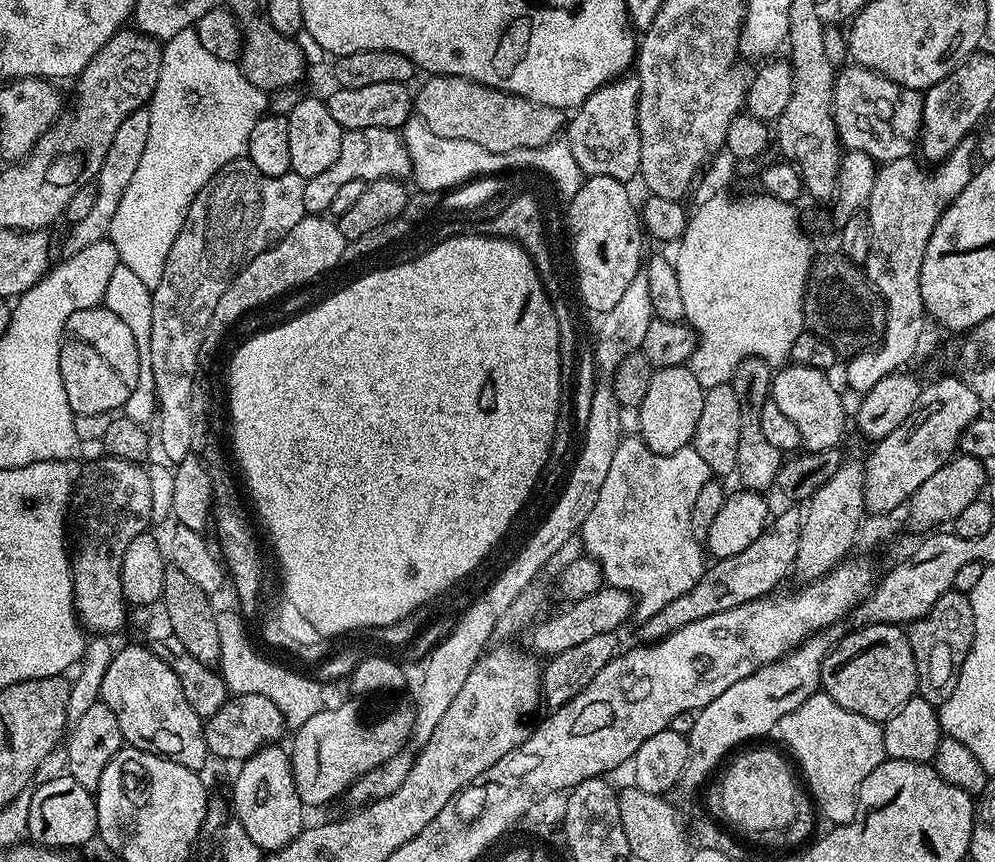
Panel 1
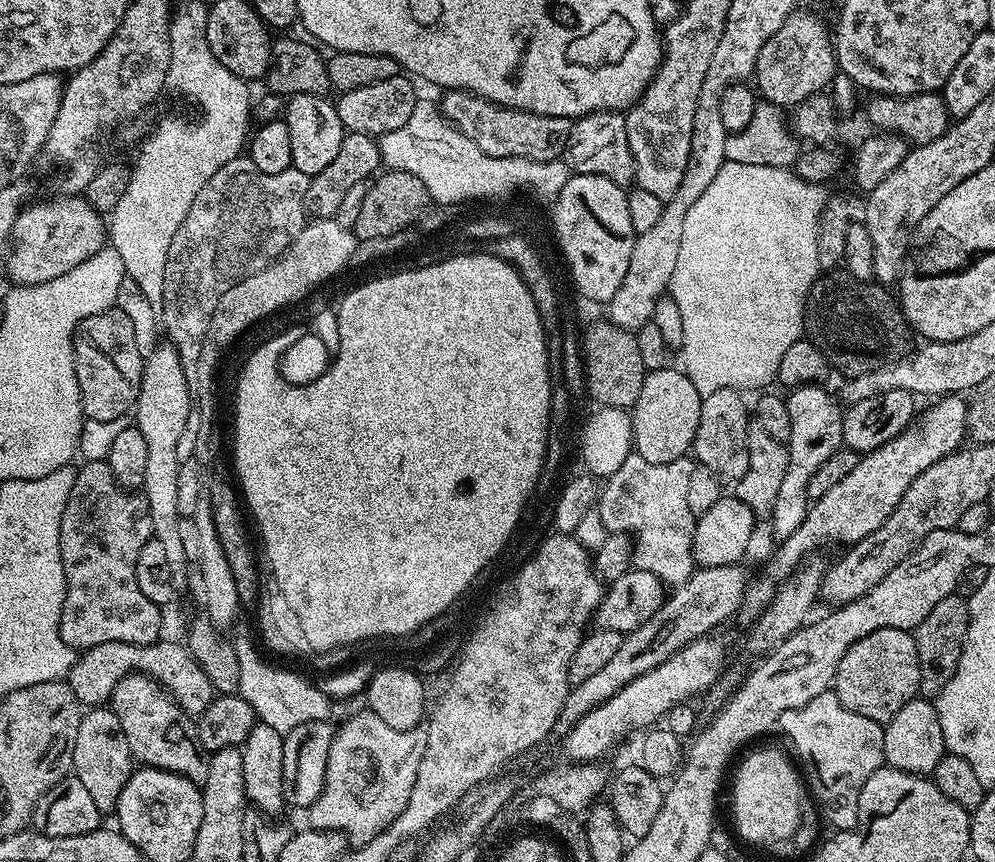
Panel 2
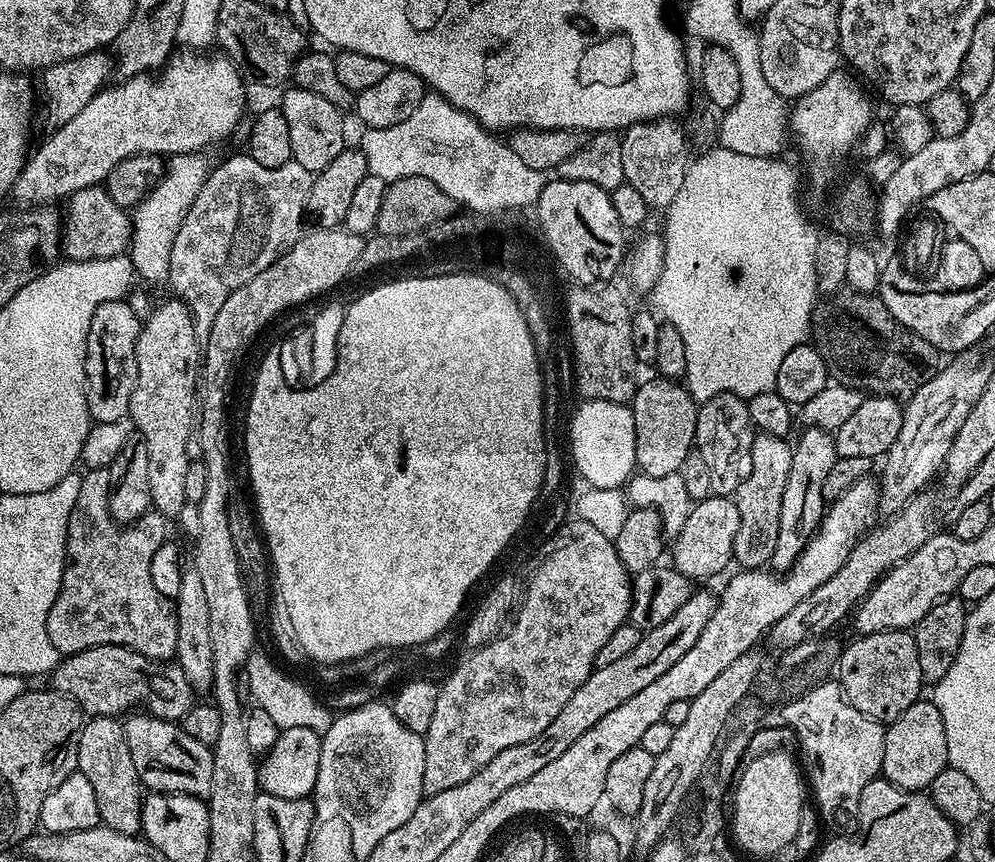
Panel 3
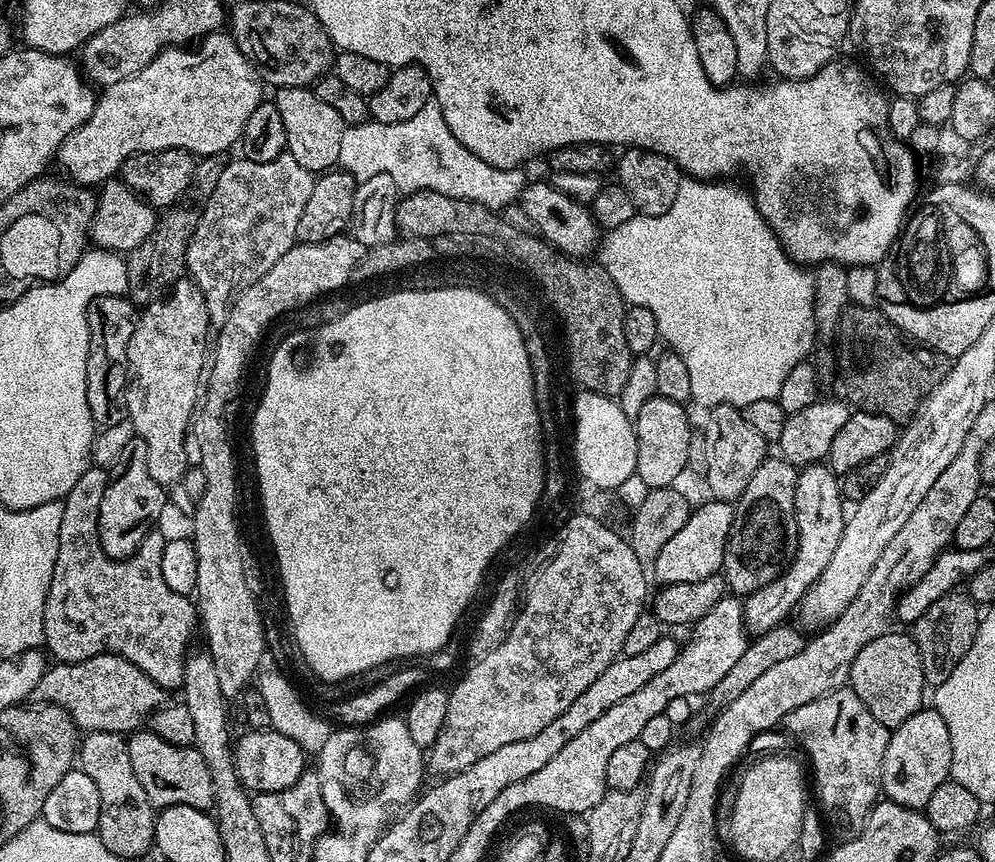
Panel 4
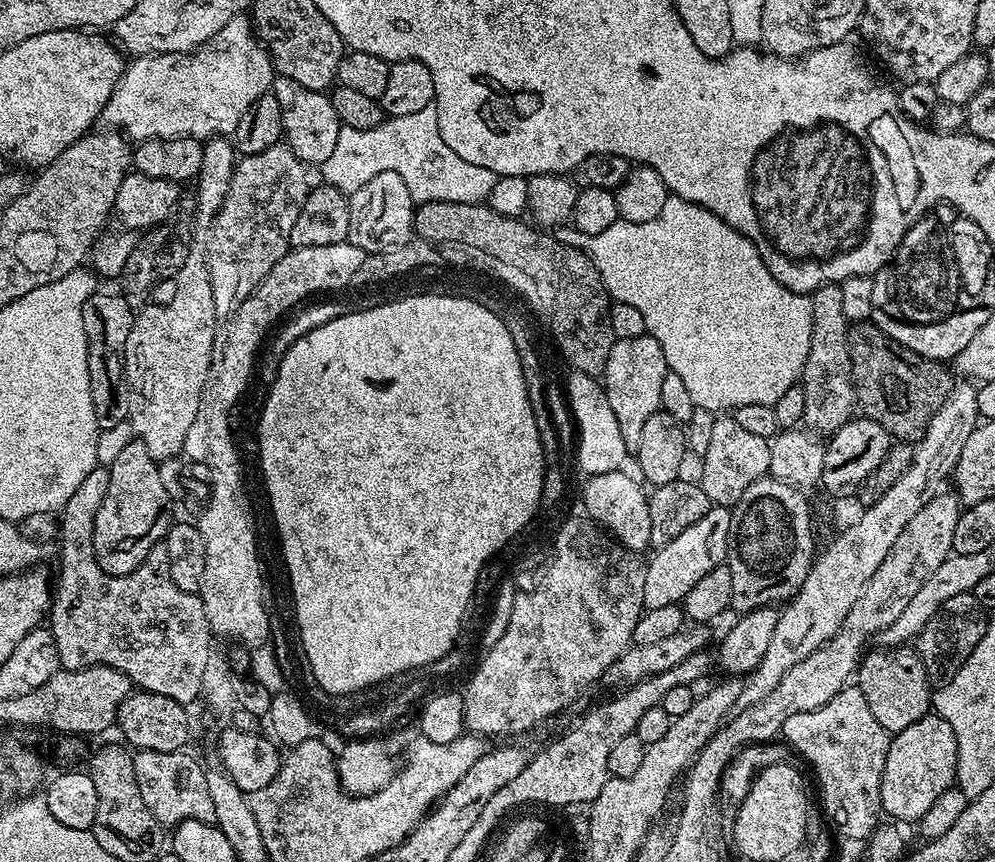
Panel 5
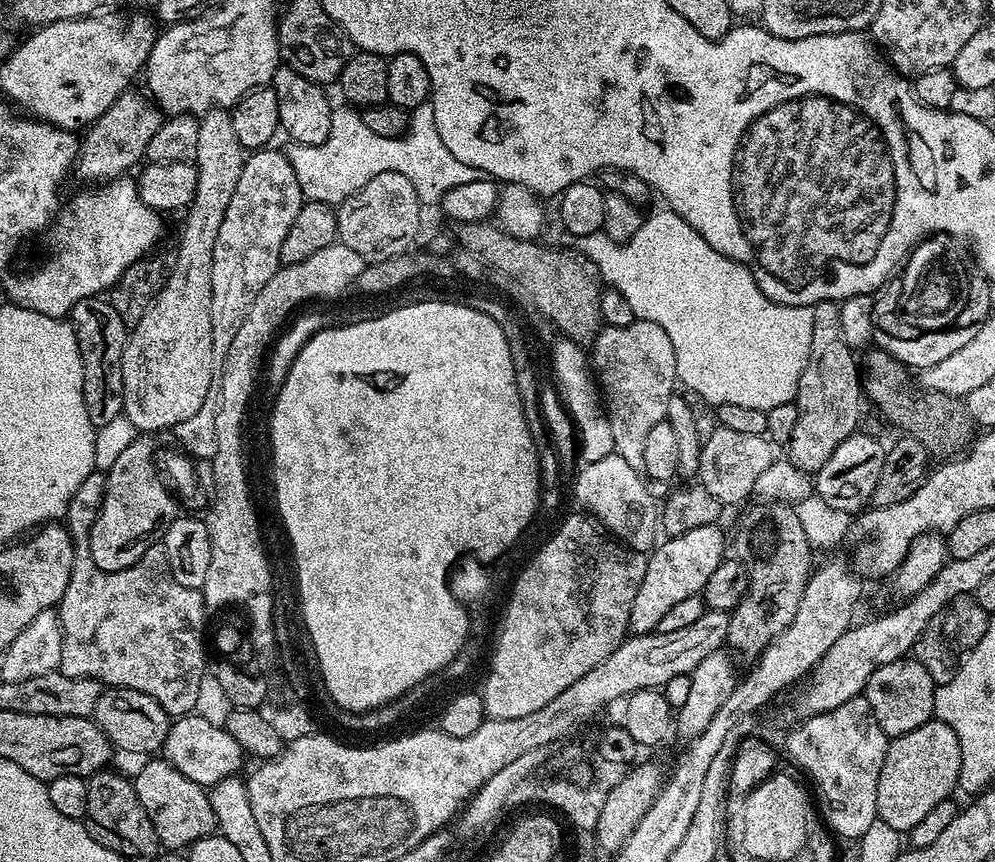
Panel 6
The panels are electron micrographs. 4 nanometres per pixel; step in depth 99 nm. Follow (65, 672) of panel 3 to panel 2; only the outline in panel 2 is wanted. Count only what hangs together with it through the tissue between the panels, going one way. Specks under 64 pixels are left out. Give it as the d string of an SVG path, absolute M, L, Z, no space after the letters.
M161 638L154 644L131 644L130 642L102 642L102 646L85 648L77 655L74 666L66 677L74 694L84 706L104 706L114 694L114 688L122 678L142 672L157 680L161 688L183 708L187 716L199 718L210 706L214 689L206 670L192 656L187 643Z

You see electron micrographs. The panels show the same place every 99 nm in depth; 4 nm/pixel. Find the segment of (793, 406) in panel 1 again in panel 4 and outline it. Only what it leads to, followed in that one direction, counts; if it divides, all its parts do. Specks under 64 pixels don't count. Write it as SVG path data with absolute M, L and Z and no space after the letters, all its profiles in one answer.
M819 463L799 469L796 489L794 490L794 502L796 503L796 521L798 522L798 546L796 553L792 555L792 561L788 563L788 567L780 573L778 578L774 578L774 582L754 590L748 596L743 597L742 600L744 625L753 637L761 636L763 632L769 632L771 628L776 628L785 623L789 619L788 615L791 612L793 615L799 609L800 601L808 592L808 587L820 577L822 570L826 570L827 564L830 563L830 557L834 555L834 549L838 546L838 538L842 538L842 530L846 519L846 501L842 495L841 481L831 467Z

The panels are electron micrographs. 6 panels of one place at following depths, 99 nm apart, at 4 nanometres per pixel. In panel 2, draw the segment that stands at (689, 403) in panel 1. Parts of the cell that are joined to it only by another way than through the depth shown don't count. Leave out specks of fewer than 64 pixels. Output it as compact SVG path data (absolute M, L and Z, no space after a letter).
M665 366L651 369L642 382L642 390L638 393L638 402L630 409L632 418L632 443L635 455L646 458L646 462L665 464L675 460L683 460L692 452L692 443L698 434L698 414L702 414L701 395L694 390L694 382L679 367Z

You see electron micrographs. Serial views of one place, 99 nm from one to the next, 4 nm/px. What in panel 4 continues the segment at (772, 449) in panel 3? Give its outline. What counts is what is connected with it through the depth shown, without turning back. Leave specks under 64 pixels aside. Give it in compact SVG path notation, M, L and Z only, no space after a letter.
M769 455L762 466L754 470L750 482L746 482L746 490L742 490L740 499L735 501L732 529L725 542L722 575L727 587L741 598L774 582L796 553L798 522L794 490L797 475L796 465L779 455Z

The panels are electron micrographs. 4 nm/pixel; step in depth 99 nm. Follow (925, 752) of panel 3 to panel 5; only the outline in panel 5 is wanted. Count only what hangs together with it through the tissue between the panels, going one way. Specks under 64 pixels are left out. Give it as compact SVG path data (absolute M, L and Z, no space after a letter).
M929 714L918 718L914 726L906 726L906 730L895 733L889 739L888 753L886 754L886 766L882 770L882 790L880 791L880 807L888 812L896 820L912 820L919 822L922 814L930 810L942 790L953 787L956 784L956 763L958 762L958 742L954 738L954 729L946 718Z

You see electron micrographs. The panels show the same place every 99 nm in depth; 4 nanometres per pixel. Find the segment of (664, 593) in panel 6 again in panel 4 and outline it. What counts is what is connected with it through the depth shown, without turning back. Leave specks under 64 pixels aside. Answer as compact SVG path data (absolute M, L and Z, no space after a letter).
M707 499L706 503L698 505L691 511L684 528L680 529L660 550L654 567L661 585L677 584L678 582L702 582L702 578L717 575L724 567L725 542L728 540L729 530L732 529L735 507L725 500Z

